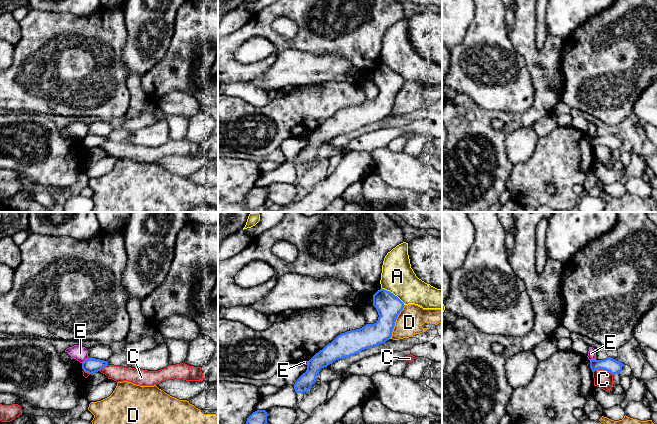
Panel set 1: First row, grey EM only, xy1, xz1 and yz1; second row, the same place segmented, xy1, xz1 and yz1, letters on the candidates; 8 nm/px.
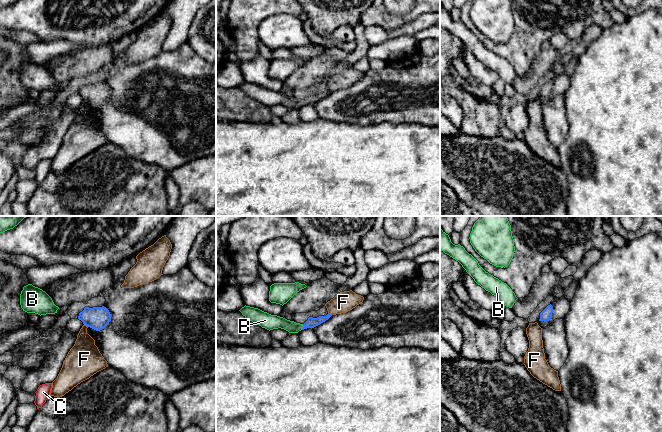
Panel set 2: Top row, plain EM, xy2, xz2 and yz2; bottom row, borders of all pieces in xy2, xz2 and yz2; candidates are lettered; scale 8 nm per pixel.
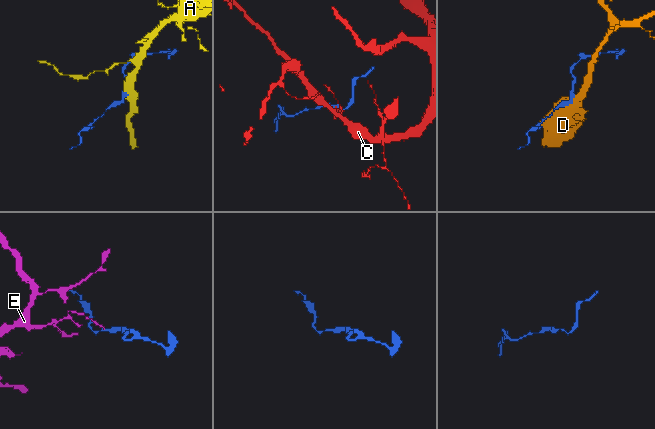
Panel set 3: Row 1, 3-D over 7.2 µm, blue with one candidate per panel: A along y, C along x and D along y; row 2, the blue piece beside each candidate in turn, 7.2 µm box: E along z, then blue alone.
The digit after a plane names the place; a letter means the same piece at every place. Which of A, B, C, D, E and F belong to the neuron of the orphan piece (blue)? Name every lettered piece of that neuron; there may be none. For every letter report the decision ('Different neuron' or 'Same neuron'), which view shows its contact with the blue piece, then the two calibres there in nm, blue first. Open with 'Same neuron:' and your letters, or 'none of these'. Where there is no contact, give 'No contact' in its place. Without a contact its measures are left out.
Same neuron: B
A: Different neuron. Touches blue in xz1. Thickness 200 nm (blue) against 260 nm
B: Same neuron. Touches blue in xz2. Thickness 80 nm (blue) against 110 nm
C: Different neuron. Touches blue in yz1. Thickness 120 nm (blue) against 150 nm
D: Different neuron. Touches blue in xz1. Thickness 200 nm (blue) against 220 nm
E: Different neuron. Touches blue in xy1. Thickness 130 nm (blue) against 120 nm
F: Different neuron. Touches blue in xy2. Thickness 190 nm (blue) against 240 nm

